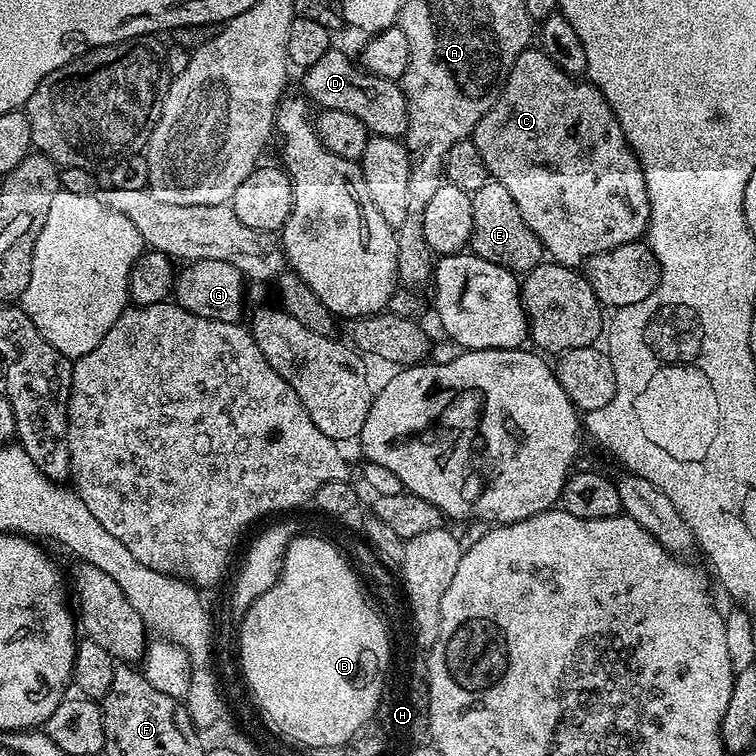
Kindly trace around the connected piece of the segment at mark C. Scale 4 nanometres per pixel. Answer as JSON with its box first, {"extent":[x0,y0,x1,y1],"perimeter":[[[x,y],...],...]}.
{"extent":[471,47,650,269],"perimeter":[[[529,47],[514,62],[510,74],[504,83],[504,89],[500,91],[500,97],[486,110],[482,122],[473,130],[471,140],[478,146],[478,154],[482,154],[482,162],[486,162],[486,170],[489,177],[496,180],[506,190],[510,190],[510,198],[514,198],[518,211],[522,213],[522,218],[526,218],[526,226],[534,230],[534,234],[542,242],[545,253],[555,263],[565,264],[567,268],[579,269],[587,265],[590,258],[596,254],[602,254],[606,250],[614,250],[623,244],[635,244],[647,233],[648,219],[650,218],[650,202],[648,201],[648,191],[646,182],[642,174],[642,166],[638,158],[632,153],[632,147],[626,142],[622,134],[622,126],[618,126],[618,118],[614,110],[606,102],[606,98],[591,82],[584,78],[567,76],[554,62],[550,62],[548,55],[540,51],[539,47]]]}

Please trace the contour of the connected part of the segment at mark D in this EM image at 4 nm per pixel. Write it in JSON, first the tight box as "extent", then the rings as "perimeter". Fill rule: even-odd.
{"extent":[304,50,408,137],"perimeter":[[[329,50],[304,73],[304,92],[317,109],[342,110],[342,114],[354,114],[368,127],[372,136],[403,137],[408,131],[408,103],[403,87],[397,81],[374,76],[359,63],[356,64],[344,52]]]}

